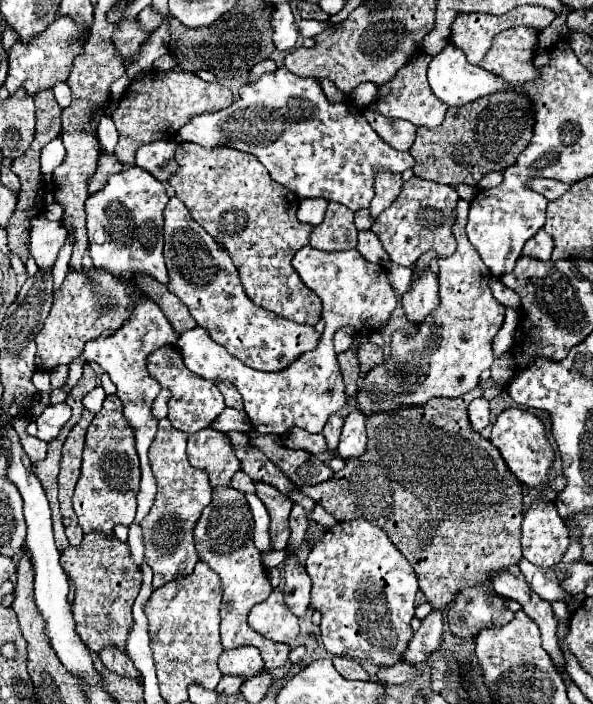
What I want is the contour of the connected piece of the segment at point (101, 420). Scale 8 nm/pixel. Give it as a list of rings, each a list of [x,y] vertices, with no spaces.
[[[111,394],[105,398],[101,412],[95,414],[91,426],[87,428],[81,478],[73,494],[73,508],[85,534],[99,532],[113,536],[117,524],[131,526],[137,510],[139,476],[139,458],[133,444],[133,430],[125,424],[119,396]]]

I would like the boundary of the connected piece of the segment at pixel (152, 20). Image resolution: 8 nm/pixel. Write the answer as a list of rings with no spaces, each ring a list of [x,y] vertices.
[[[147,6],[145,10],[141,10],[141,12],[139,12],[137,22],[139,22],[141,30],[145,30],[145,32],[153,32],[153,30],[161,24],[161,16],[159,16],[157,12],[153,12],[153,8],[151,8],[151,6]]]

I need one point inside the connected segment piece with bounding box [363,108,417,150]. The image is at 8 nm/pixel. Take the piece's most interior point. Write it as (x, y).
(400, 134)

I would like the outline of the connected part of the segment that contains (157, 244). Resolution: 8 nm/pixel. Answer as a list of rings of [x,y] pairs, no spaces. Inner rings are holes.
[[[139,166],[125,168],[117,176],[111,176],[107,180],[107,186],[101,192],[89,196],[89,200],[85,202],[89,254],[93,266],[107,270],[111,276],[117,276],[117,280],[127,282],[128,286],[137,287],[134,277],[137,274],[148,274],[161,284],[167,284],[167,268],[163,260],[163,208],[168,201],[165,185]]]

